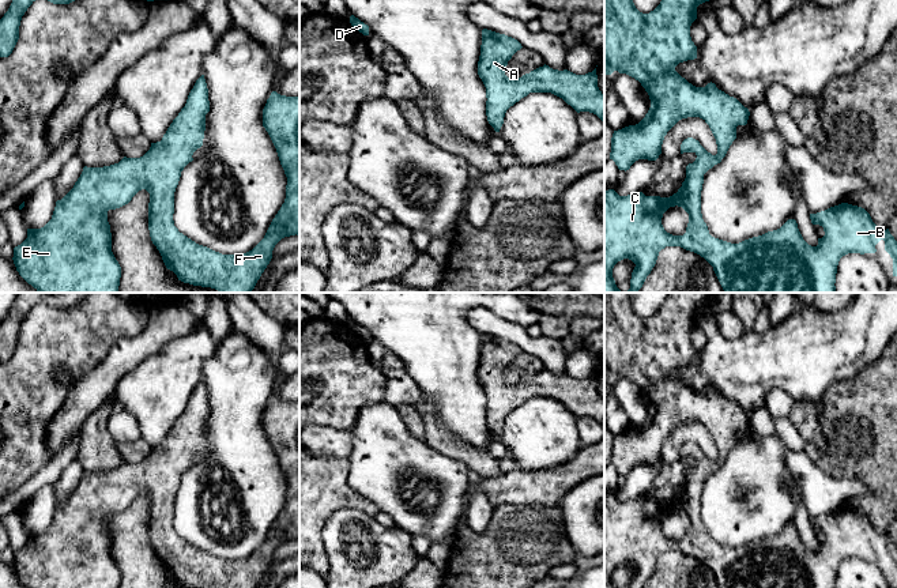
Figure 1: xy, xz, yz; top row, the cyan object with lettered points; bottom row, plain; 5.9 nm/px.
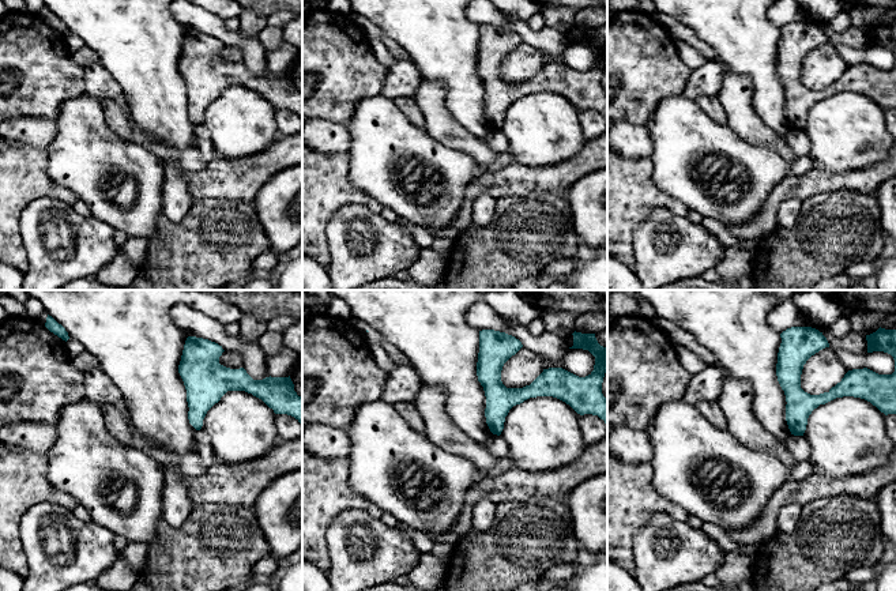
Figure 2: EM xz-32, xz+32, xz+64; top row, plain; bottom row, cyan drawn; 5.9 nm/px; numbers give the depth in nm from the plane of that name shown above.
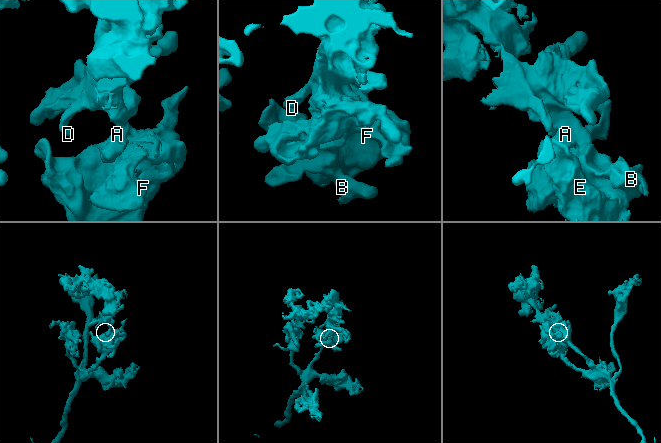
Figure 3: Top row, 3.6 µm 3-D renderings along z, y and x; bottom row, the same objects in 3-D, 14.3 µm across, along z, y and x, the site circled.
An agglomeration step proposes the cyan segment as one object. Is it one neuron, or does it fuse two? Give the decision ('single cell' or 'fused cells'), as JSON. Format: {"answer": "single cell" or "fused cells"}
{"answer": "single cell"}

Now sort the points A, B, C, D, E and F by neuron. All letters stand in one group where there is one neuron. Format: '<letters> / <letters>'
A B C D E F

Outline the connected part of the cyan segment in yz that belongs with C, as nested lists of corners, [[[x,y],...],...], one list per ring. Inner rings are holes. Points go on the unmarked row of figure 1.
[[[604,293],[604,380],[618,376],[634,382],[651,404],[651,412],[638,429],[614,436],[610,464],[625,476],[638,464],[656,466],[667,437],[687,422],[702,423],[717,449],[717,459],[712,460],[693,442],[682,446],[681,459],[694,457],[697,463],[686,471],[682,491],[670,502],[645,501],[642,497],[619,501],[614,494],[604,495],[604,588],[615,588],[613,573],[623,564],[636,569],[630,588],[644,588],[656,569],[659,557],[666,551],[681,551],[704,562],[713,572],[720,588],[836,588],[837,570],[843,561],[875,558],[875,550],[881,544],[893,564],[893,581],[897,581],[897,546],[889,534],[878,532],[864,513],[848,508],[810,519],[811,528],[822,531],[825,536],[817,551],[803,544],[795,524],[788,524],[777,535],[739,549],[709,539],[701,519],[704,479],[721,467],[736,444],[736,431],[746,430],[750,421],[747,412],[719,395],[715,388],[696,392],[675,376],[679,368],[697,363],[690,331],[697,324],[697,312],[711,305],[713,294],[667,293],[660,309],[649,318],[642,318],[632,305],[632,293]],[[675,510],[689,519],[683,540],[672,540],[662,529],[663,519]]]

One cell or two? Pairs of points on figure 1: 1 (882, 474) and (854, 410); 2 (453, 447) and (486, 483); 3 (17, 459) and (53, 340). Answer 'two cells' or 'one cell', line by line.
1: one cell
2: two cells
3: one cell

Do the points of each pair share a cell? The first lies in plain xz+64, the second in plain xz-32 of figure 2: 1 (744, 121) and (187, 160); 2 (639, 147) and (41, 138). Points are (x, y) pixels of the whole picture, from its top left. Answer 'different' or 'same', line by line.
1: same
2: same

